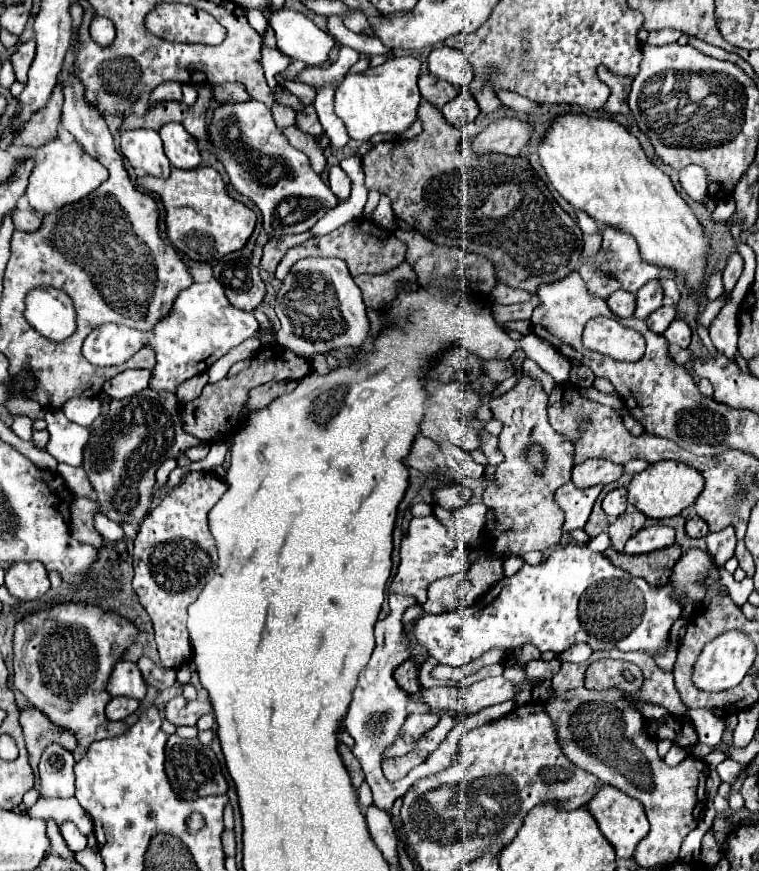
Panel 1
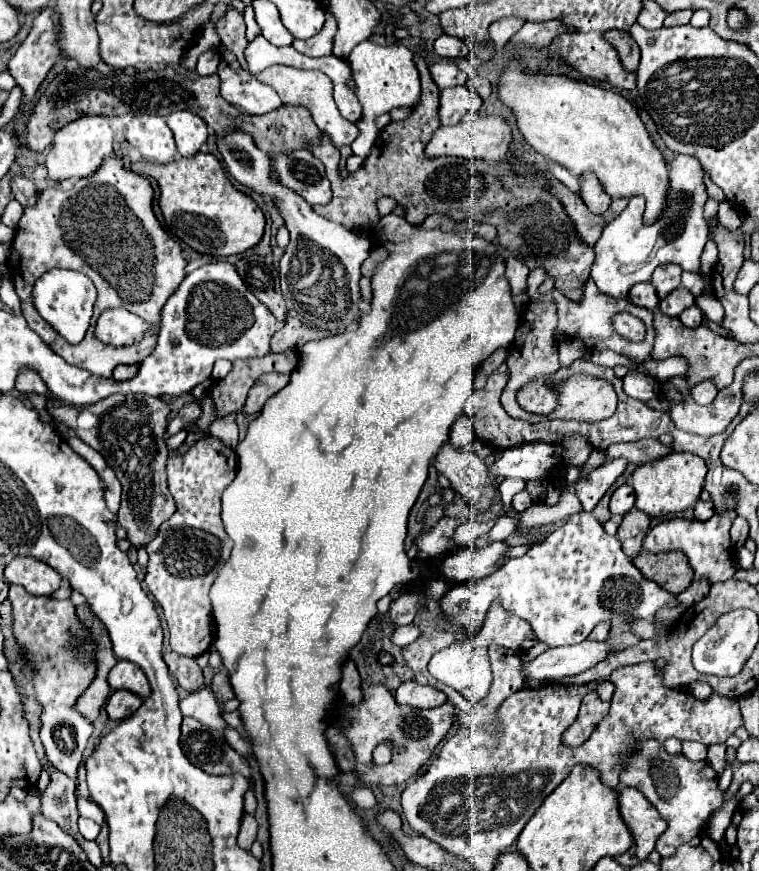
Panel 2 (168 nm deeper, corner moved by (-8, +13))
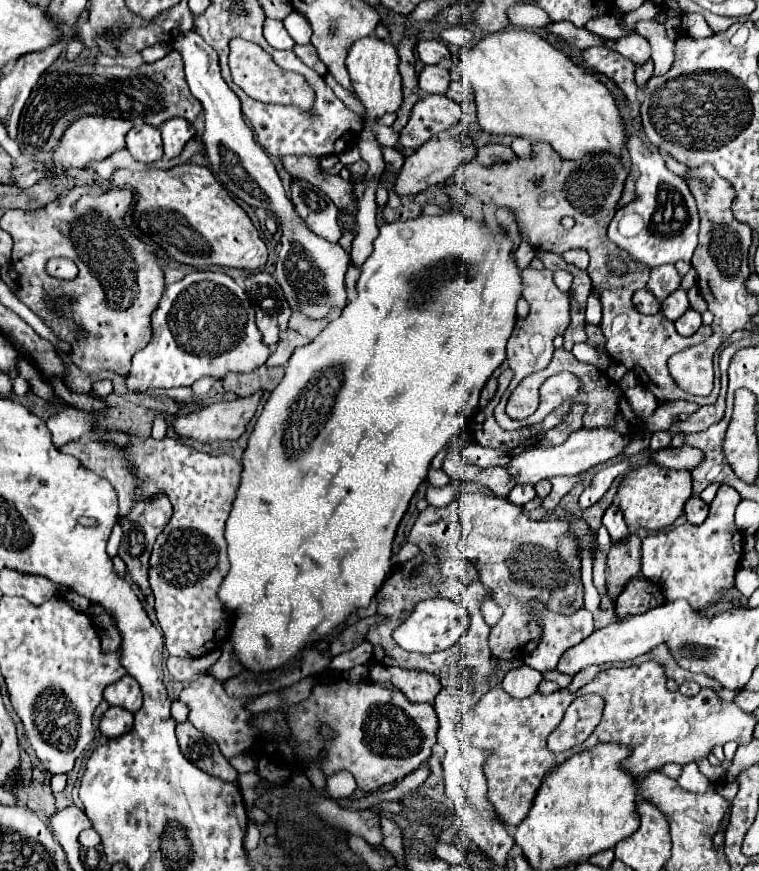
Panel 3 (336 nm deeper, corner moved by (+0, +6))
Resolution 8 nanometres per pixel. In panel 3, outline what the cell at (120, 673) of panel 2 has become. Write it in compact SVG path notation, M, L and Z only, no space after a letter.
M123 675L119 681L107 685L105 691L103 691L103 699L109 705L117 705L117 707L121 705L123 709L127 709L131 713L139 711L141 703L143 703L141 687L131 675Z

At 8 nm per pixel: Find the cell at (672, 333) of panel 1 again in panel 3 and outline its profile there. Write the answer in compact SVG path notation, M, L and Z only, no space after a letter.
M689 309L689 311L685 311L685 315L681 315L675 321L675 327L677 327L677 333L681 333L681 335L693 335L701 327L701 315L697 311Z

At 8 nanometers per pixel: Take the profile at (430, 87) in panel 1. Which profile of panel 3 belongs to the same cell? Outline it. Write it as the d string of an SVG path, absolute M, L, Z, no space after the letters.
M425 65L419 73L419 89L423 93L441 93L445 95L451 83L451 75L447 69L439 65Z

